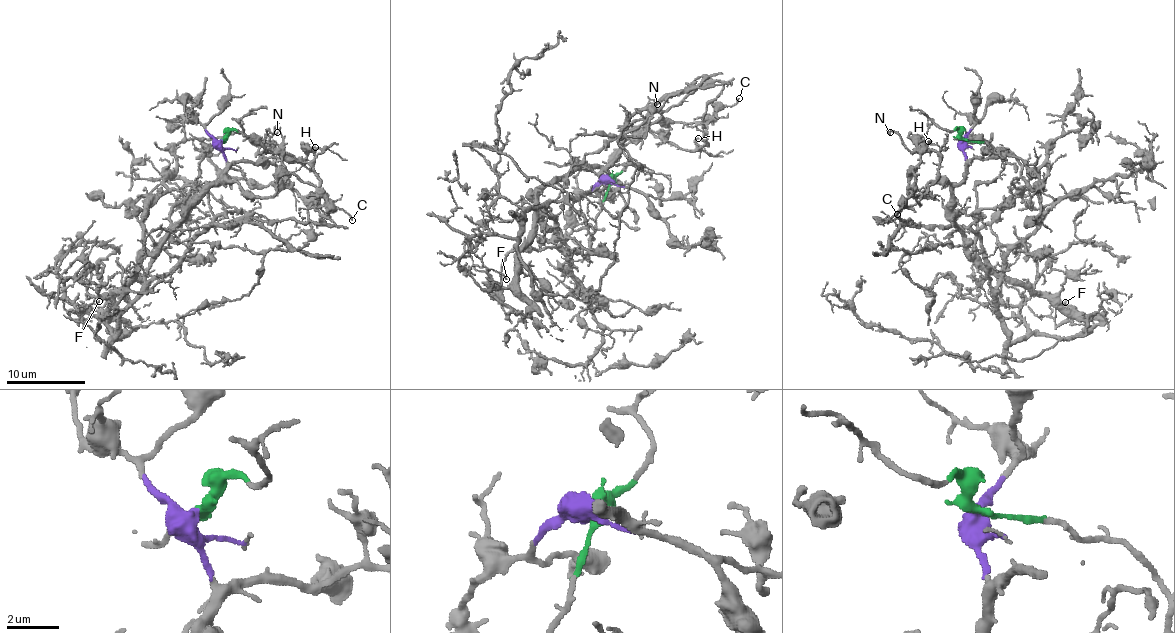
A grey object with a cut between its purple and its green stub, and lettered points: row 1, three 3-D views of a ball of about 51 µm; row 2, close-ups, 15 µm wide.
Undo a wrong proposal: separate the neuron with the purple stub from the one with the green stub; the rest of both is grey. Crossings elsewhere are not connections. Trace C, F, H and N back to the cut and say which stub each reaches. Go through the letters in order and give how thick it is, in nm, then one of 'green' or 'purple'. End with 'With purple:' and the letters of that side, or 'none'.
C: 130 nm thick; purple
F: 140 nm thick; purple
H: 120 nm thick; purple
N: 110 nm thick; purple
With purple: C, F, H, N

